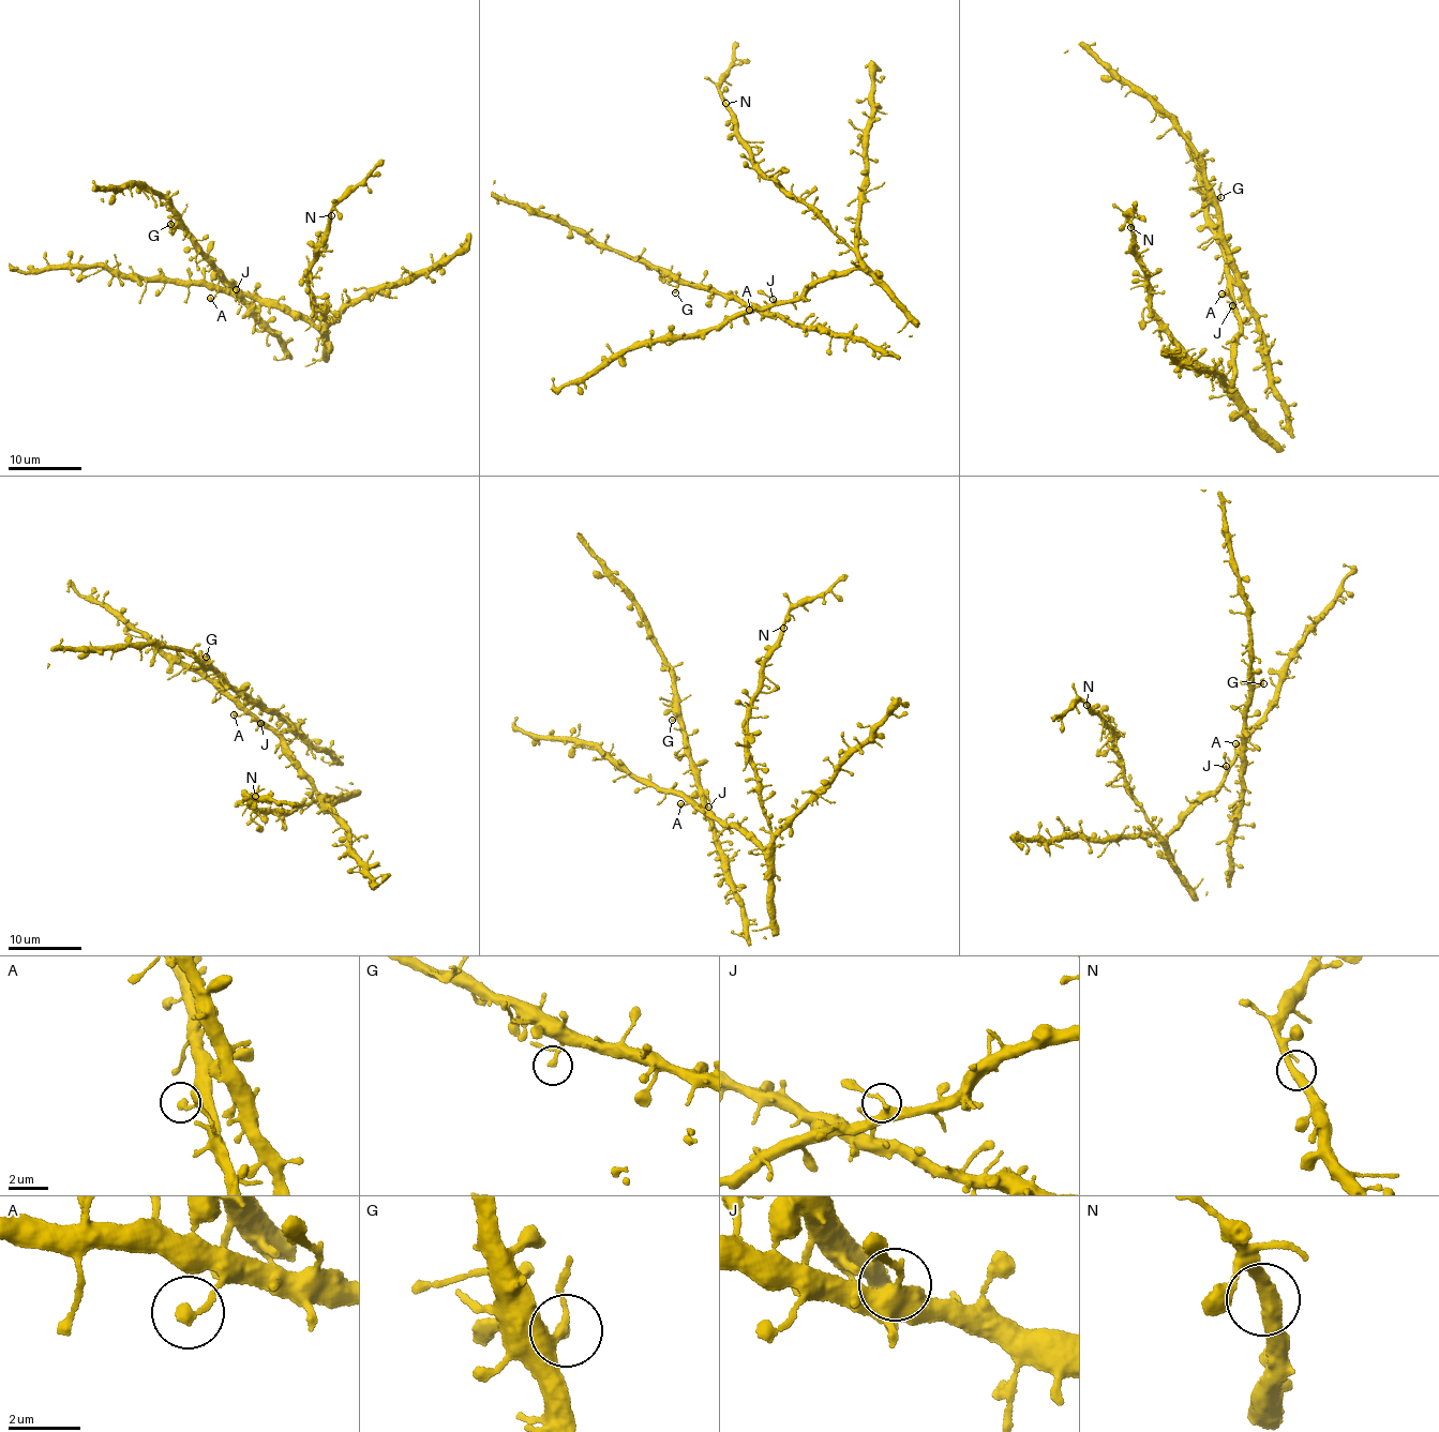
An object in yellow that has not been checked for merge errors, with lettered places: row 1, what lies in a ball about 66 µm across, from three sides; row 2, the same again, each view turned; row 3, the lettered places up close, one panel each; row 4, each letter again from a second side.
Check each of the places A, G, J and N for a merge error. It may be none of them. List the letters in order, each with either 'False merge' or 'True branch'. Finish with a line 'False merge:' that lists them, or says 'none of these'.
A: True branch
G: True branch
J: True branch
N: True branch
False merge: none of these

